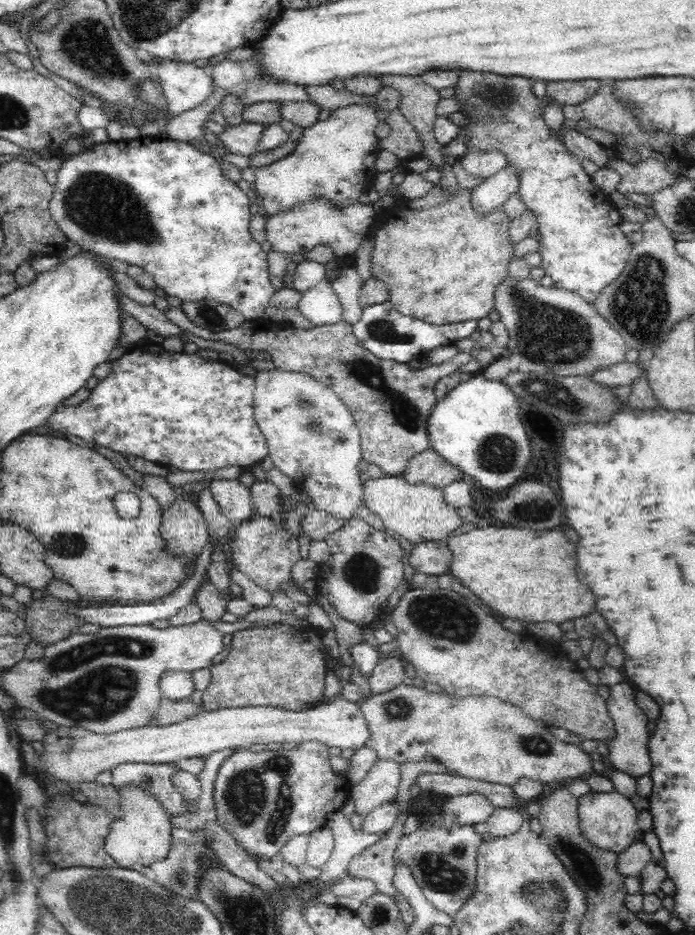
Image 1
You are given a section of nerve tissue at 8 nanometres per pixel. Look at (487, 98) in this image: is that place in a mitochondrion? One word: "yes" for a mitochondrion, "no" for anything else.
yes

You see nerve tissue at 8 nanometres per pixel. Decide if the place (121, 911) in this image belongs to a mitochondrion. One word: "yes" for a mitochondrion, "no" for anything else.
yes

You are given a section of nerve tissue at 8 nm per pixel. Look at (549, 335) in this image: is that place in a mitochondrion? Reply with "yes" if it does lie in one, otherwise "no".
yes

